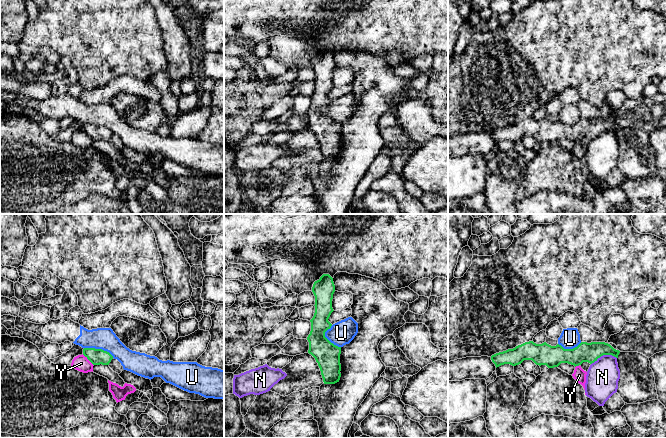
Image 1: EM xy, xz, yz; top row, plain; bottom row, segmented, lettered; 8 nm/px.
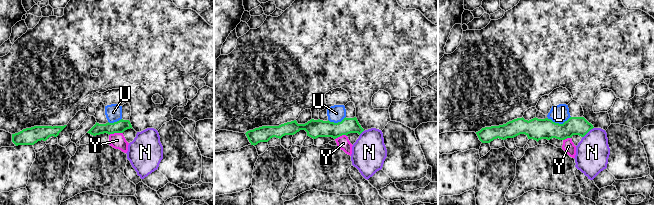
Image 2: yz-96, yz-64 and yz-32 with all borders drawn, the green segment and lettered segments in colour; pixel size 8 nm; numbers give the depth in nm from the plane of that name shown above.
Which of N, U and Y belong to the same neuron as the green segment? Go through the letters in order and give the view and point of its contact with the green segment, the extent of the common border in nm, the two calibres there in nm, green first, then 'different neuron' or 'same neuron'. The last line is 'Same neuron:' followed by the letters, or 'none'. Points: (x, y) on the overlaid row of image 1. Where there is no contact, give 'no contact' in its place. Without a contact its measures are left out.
N: meets green in yz at (603, 354); contact 220 nm long; 160 nm thick on the green side, 260 nm on the other; different neuron
U: meets green in xy at (99, 349); contact 260 nm long; 130 nm thick on the green side, 180 nm on the other; different neuron
Y: meets green in xy at (88, 359); contact 130 nm long; 130 nm thick on the green side, 120 nm on the other; different neuron
Same neuron: none

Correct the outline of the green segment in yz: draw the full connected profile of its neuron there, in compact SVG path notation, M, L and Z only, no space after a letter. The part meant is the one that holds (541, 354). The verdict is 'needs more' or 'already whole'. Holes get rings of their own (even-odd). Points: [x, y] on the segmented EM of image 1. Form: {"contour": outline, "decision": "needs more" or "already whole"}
{"contour": "M529 341L513 349L496 353L491 356L491 360L496 368L504 364L516 366L524 360L532 360L536 365L546 365L548 368L558 367L561 363L568 363L576 367L583 362L592 364L603 355L618 358L619 353L619 350L605 342L581 342L573 349L564 349L559 344L551 346L546 342L536 344Z", "decision": "already whole"}

